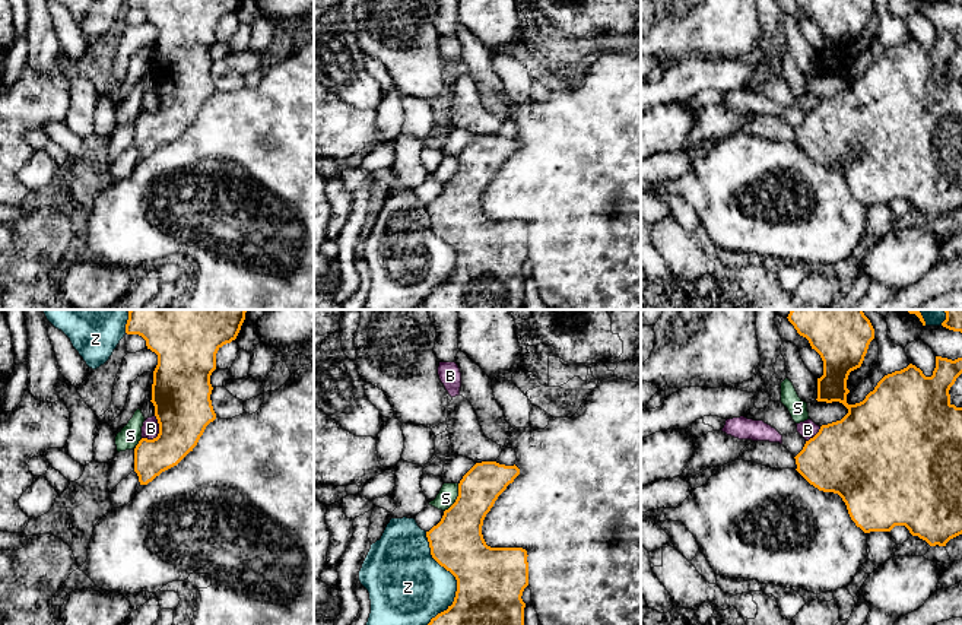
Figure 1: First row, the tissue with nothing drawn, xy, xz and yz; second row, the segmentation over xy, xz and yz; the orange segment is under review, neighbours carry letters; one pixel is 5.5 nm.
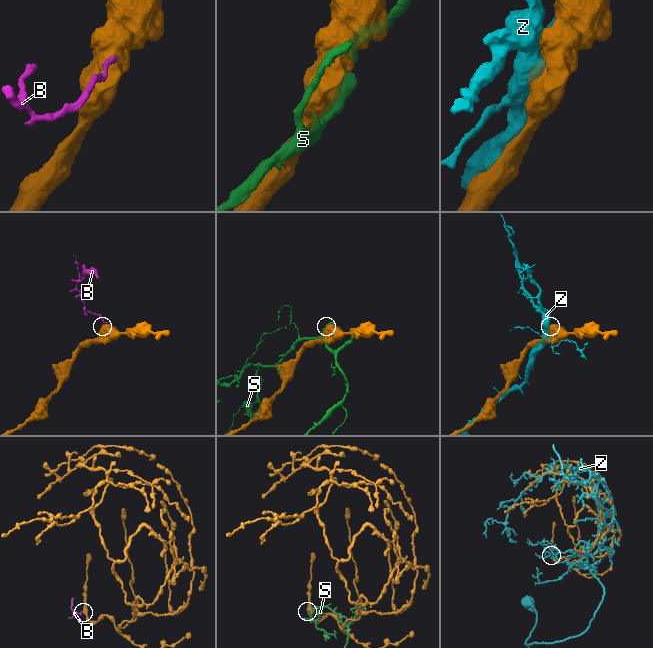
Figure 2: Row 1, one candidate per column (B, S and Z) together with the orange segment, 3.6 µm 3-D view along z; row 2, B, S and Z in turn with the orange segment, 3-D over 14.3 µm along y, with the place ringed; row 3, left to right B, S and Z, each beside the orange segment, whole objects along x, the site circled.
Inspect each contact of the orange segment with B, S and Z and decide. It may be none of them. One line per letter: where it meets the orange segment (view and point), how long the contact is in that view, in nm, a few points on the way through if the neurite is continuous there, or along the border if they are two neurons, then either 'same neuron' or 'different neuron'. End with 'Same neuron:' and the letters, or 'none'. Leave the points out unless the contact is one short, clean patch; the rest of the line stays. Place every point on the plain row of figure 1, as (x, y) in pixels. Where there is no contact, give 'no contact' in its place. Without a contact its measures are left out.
B: contact xy (159, 105); length 150 nm; border xy (155, 88), (158, 107), (152, 111), (142, 111); different neuron
S: contact xz (457, 171); length 180 nm; different neuron
Z: contact xz (457, 256); length 550 nm; different neuron
Same neuron: none

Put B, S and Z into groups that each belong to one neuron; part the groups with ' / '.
B / S / Z

